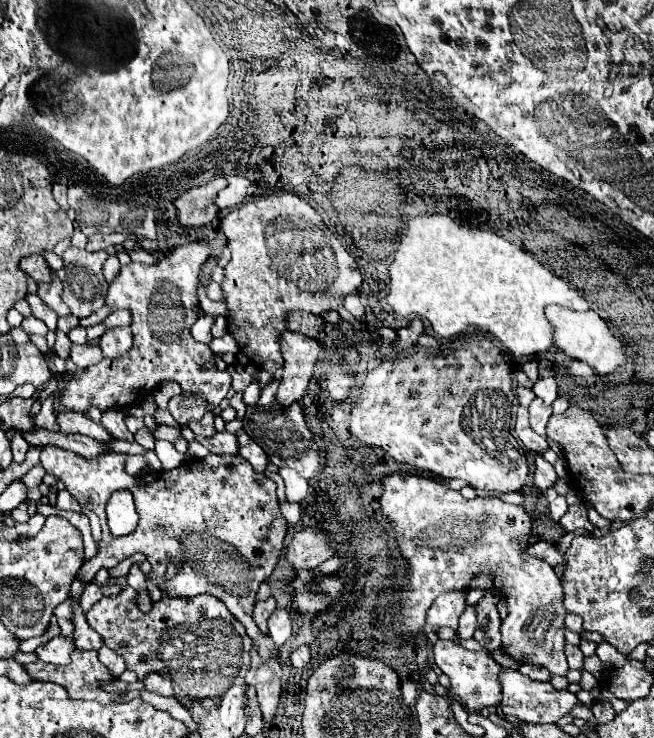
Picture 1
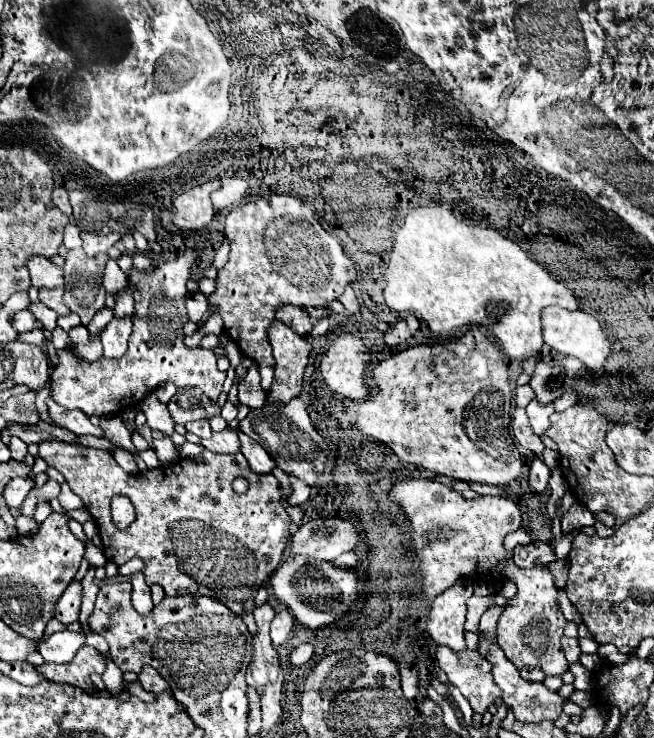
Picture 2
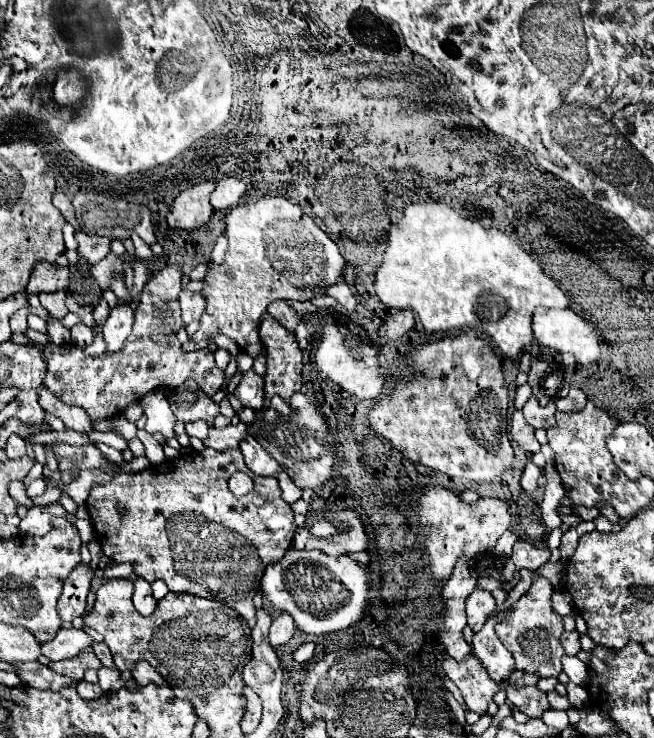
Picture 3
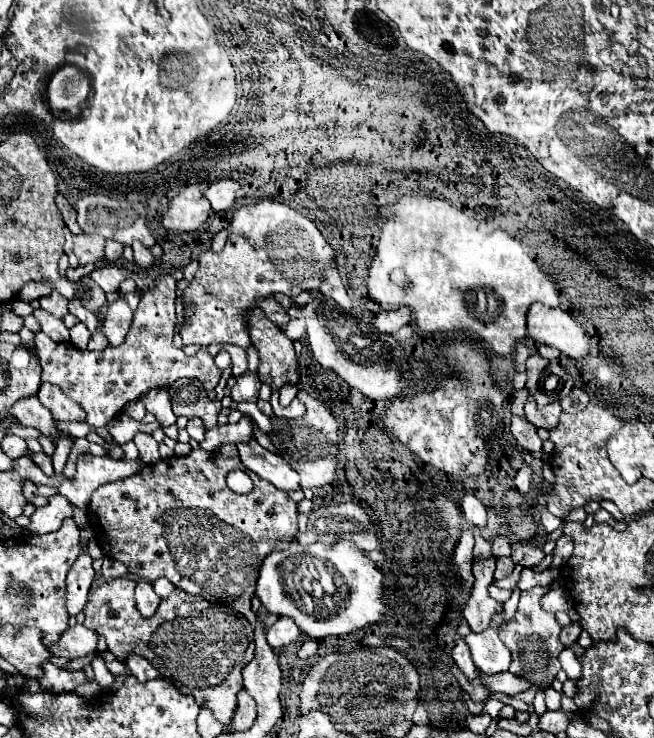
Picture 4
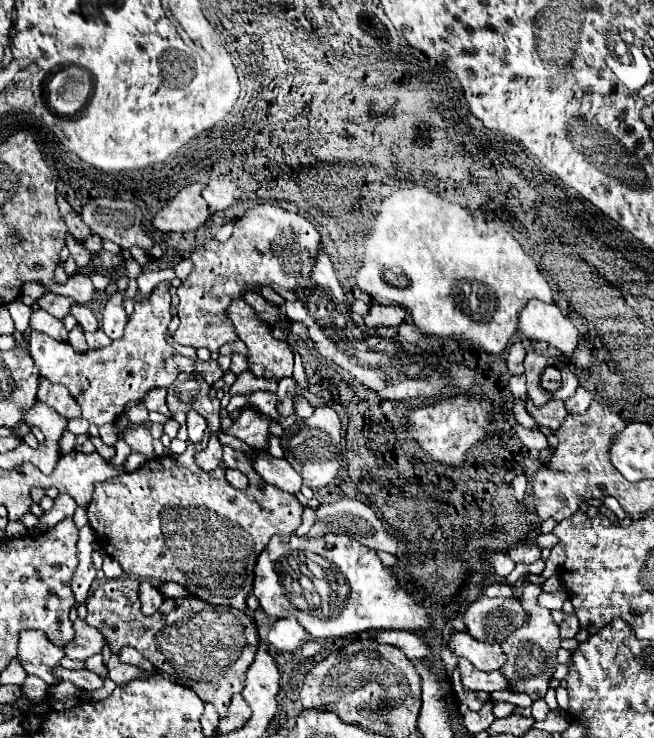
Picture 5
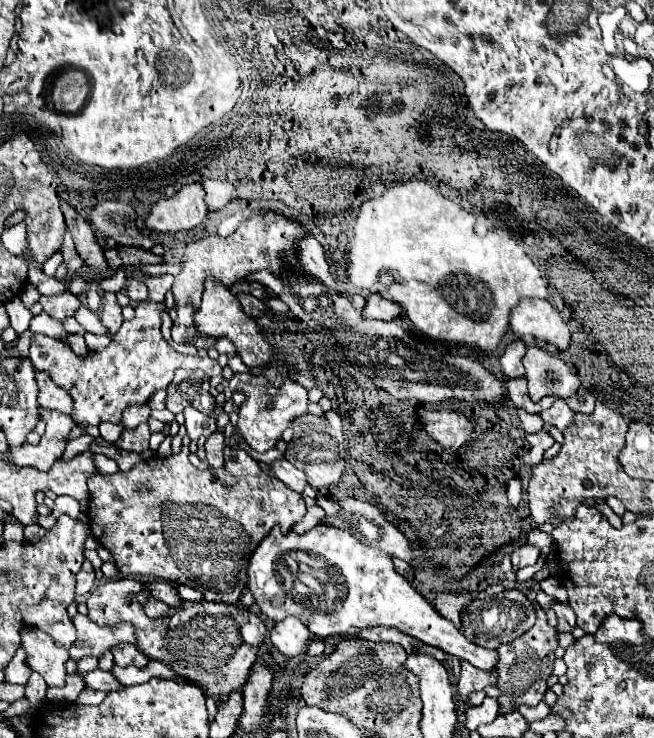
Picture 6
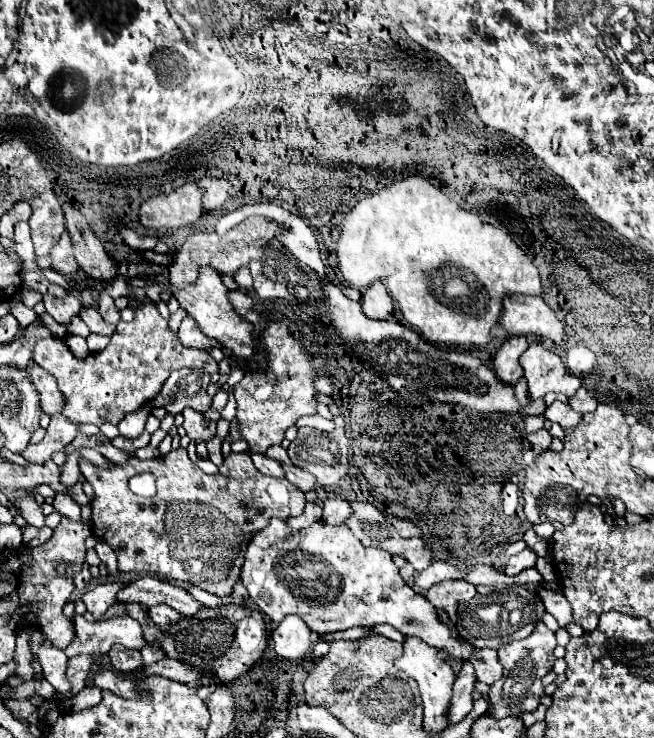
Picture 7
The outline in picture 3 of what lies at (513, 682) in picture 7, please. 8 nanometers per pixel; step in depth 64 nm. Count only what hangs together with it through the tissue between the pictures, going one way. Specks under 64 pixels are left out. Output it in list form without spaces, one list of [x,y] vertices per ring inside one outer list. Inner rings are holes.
[[[536,576],[530,588],[518,600],[518,604],[512,606],[506,620],[496,624],[496,634],[516,660],[516,670],[538,672],[542,678],[558,676],[562,672],[562,656],[564,656],[564,648],[560,646],[560,634],[564,632],[564,626],[562,626],[562,616],[552,610],[552,594],[554,588],[550,580],[544,576]]]

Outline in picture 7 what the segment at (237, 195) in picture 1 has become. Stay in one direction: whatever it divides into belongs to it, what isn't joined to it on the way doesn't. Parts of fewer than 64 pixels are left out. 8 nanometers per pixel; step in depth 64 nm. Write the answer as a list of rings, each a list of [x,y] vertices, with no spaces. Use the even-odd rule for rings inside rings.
[[[202,178],[198,182],[200,188],[204,188],[204,208],[208,212],[220,208],[226,200],[228,200],[228,190],[230,190],[230,182],[228,180],[222,180],[222,178]]]

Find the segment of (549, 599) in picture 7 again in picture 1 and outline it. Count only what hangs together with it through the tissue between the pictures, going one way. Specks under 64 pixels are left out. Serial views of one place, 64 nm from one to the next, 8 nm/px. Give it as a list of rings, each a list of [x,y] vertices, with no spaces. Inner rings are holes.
[[[566,644],[566,658],[568,658],[568,666],[574,670],[574,668],[582,668],[582,660],[584,660],[584,654],[580,652],[578,646],[572,646],[572,644]]]

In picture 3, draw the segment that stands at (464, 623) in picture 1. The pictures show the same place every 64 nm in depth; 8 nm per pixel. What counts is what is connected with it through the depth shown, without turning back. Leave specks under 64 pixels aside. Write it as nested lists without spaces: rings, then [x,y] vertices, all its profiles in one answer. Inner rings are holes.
[[[476,588],[476,590],[472,592],[472,596],[466,600],[468,626],[470,626],[474,632],[478,632],[478,630],[484,626],[488,614],[490,614],[494,608],[496,608],[496,602],[494,602],[492,594],[486,592],[486,590],[478,590],[478,588]]]

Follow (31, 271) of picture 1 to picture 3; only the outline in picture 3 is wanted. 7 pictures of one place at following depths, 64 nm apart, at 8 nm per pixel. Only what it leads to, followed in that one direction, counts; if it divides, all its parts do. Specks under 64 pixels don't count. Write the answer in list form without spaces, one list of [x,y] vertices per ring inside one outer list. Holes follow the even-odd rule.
[[[36,262],[32,268],[32,276],[28,282],[26,292],[38,294],[38,292],[52,292],[52,290],[64,290],[70,283],[68,268],[60,268],[52,262]]]

